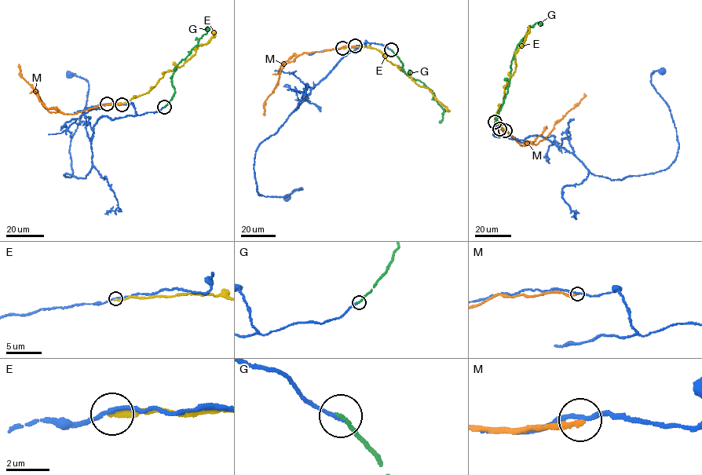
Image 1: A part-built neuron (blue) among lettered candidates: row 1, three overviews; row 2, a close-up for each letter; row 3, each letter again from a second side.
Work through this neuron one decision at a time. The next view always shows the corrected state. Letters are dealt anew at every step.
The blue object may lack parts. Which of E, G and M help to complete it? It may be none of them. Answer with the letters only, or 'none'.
none

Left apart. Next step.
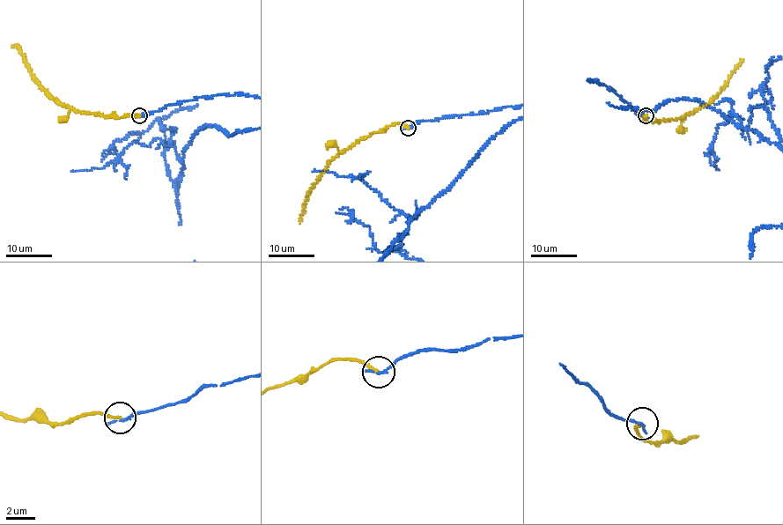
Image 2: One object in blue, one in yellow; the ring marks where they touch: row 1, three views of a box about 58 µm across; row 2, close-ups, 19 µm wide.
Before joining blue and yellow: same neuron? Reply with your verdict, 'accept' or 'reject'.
reject

